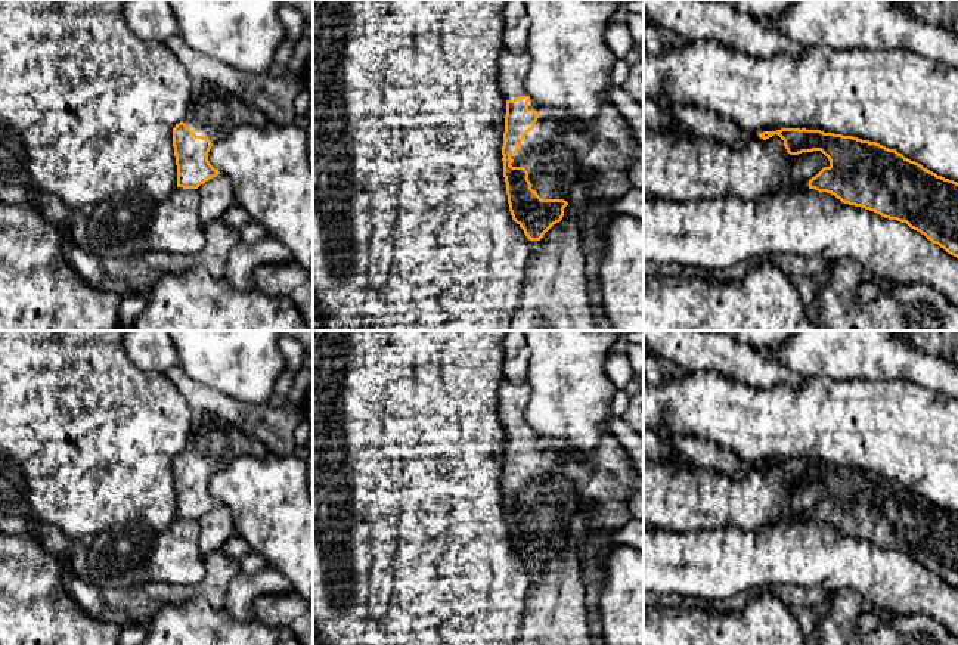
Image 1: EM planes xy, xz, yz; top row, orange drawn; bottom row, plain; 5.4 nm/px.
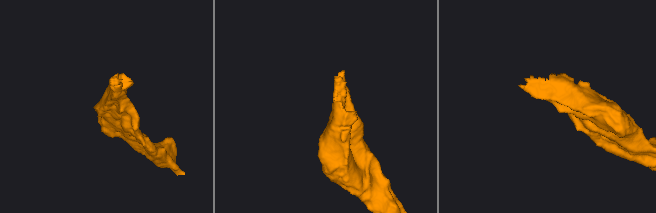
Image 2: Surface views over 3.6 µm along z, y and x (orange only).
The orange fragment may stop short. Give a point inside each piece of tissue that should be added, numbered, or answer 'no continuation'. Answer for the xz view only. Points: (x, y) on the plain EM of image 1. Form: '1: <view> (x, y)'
1: xz (552, 499)

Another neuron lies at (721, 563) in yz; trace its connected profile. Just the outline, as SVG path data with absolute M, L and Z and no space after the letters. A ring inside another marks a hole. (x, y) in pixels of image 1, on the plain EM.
M815 520L782 521L756 528L735 525L669 531L644 528L644 593L678 593L706 601L751 595L772 584L818 587L831 595L855 590L874 607L895 614L921 613L958 638L958 589L906 553L849 536Z

